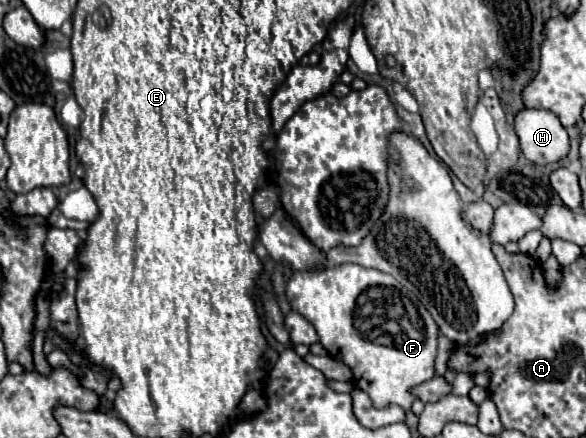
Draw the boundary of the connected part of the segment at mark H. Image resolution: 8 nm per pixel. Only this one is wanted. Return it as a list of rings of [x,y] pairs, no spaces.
[[[524,108],[514,116],[514,132],[520,140],[522,154],[534,162],[534,164],[552,164],[558,162],[562,156],[568,154],[570,140],[560,124],[560,120],[550,110],[538,110],[538,108]]]

